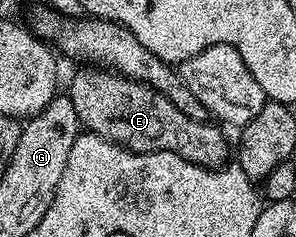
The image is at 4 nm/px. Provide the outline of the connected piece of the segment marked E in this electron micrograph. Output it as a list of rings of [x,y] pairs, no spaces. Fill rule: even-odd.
[[[92,64],[85,65],[73,76],[72,83],[66,90],[66,97],[74,104],[74,112],[80,117],[80,125],[85,131],[108,138],[125,150],[133,150],[139,154],[169,150],[194,164],[209,168],[219,168],[229,161],[228,142],[224,139],[223,132],[219,130],[221,129],[219,125],[190,120],[186,112],[174,108],[174,104],[165,94],[138,80],[125,78],[123,74],[107,68],[97,68]]]

